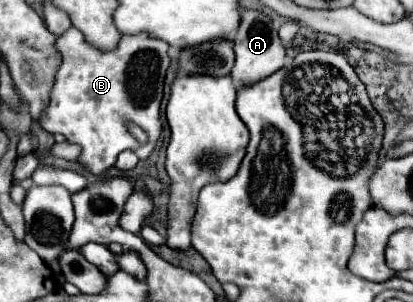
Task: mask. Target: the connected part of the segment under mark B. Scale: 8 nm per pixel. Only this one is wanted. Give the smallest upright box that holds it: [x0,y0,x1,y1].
[40,26,170,176]

